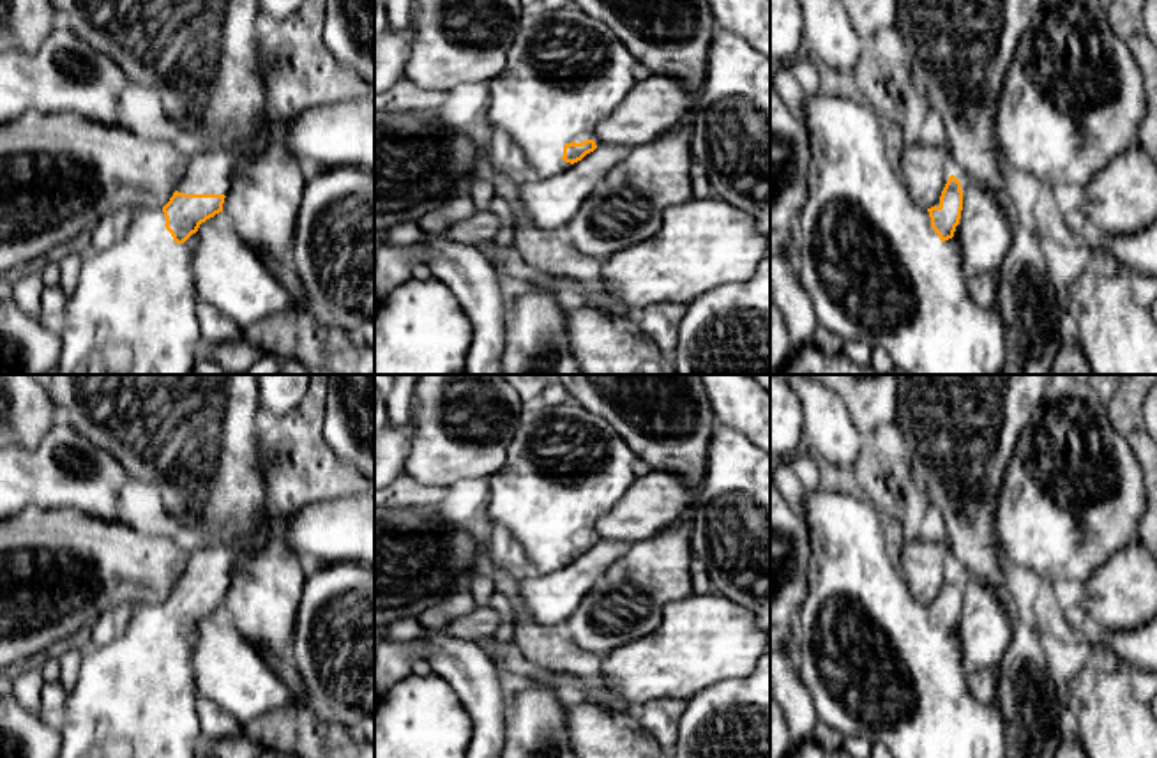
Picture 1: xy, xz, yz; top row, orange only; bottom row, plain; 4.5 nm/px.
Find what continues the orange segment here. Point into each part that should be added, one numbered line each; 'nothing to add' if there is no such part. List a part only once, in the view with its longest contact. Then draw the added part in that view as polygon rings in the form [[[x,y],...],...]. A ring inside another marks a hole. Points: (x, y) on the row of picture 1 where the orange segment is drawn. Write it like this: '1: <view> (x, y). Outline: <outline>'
1: xy (338, 135). Outline: [[[364,97],[313,108],[288,125],[270,124],[258,140],[237,150],[200,150],[189,157],[177,191],[226,196],[237,161],[261,152],[268,133],[277,134],[297,159],[309,157],[323,168],[353,166],[374,173],[374,101]]]
2: xz (566, 71). Outline: [[[574,4],[553,11],[525,9],[505,69],[488,81],[491,99],[482,129],[505,131],[541,178],[562,175],[571,166],[562,159],[567,143],[594,140],[601,145],[595,129],[636,85],[636,64],[606,25]]]

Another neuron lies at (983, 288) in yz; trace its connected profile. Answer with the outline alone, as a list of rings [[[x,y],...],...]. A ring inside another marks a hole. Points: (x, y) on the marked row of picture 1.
[[[984,272],[968,281],[970,297],[982,307],[996,306],[996,274]]]

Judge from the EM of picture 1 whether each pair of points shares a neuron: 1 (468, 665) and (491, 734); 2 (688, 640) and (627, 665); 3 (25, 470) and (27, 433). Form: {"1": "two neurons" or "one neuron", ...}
{"1": "one neuron", "2": "one neuron", "3": "two neurons"}

